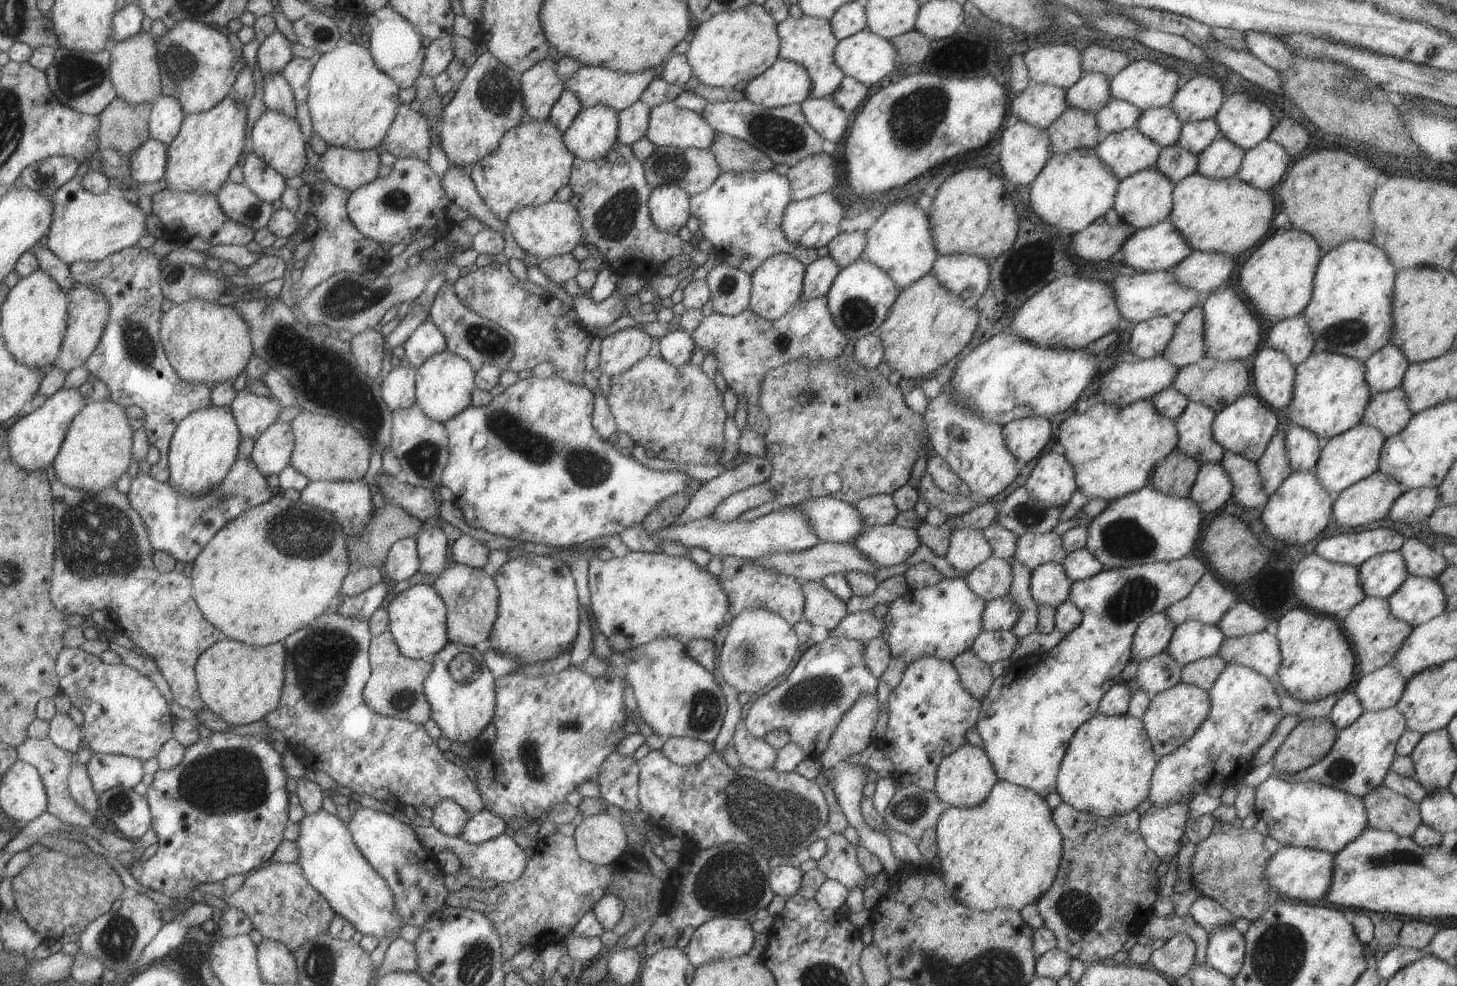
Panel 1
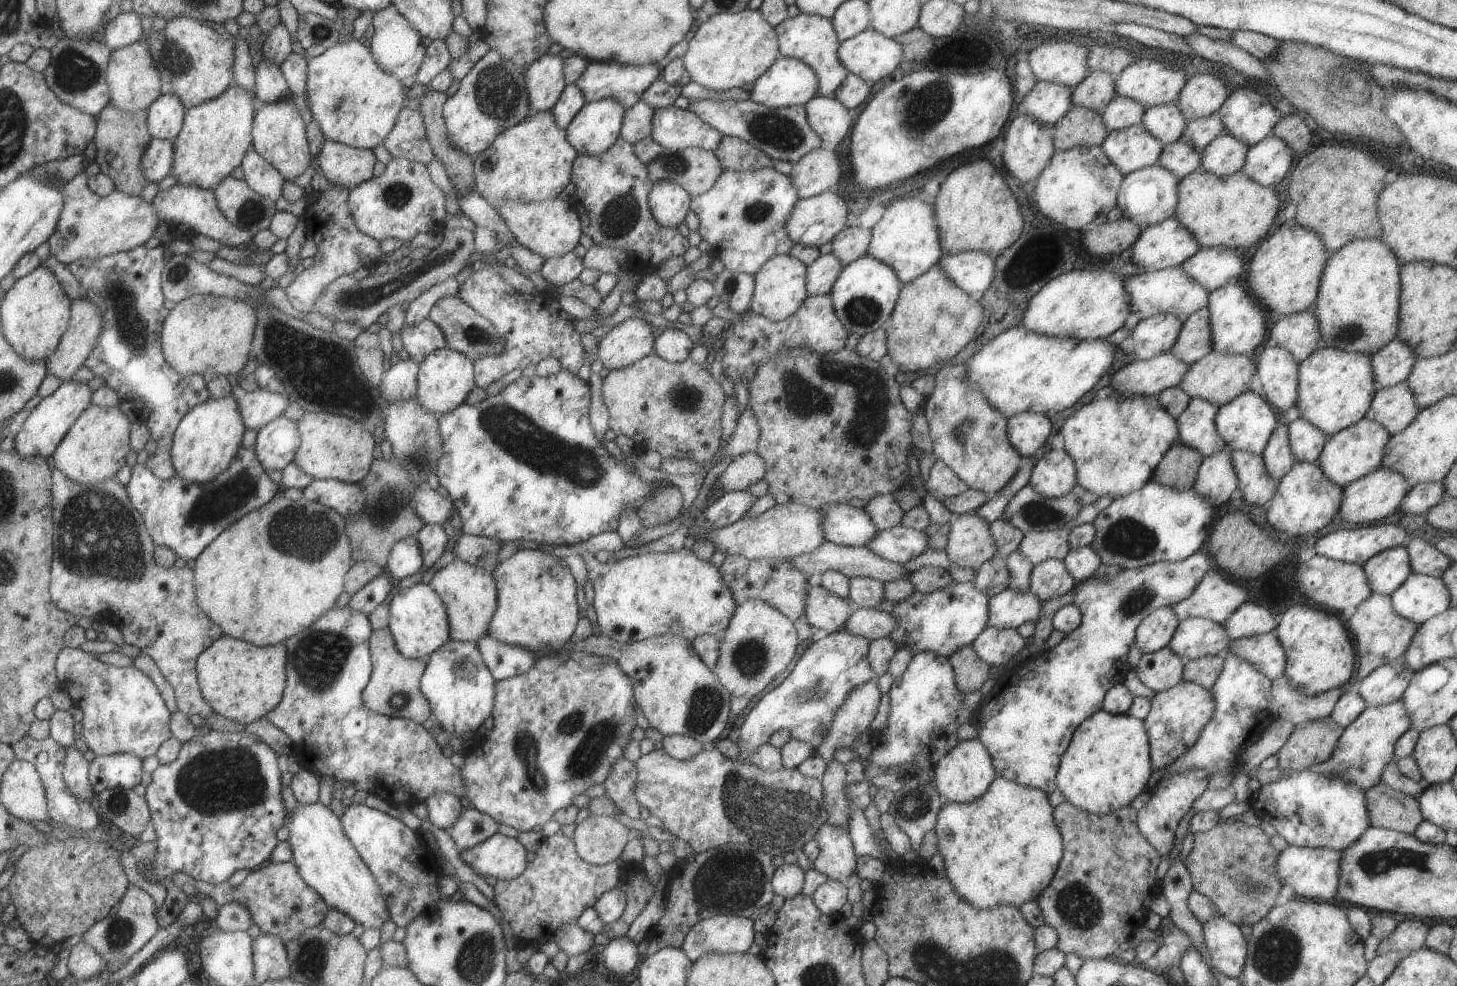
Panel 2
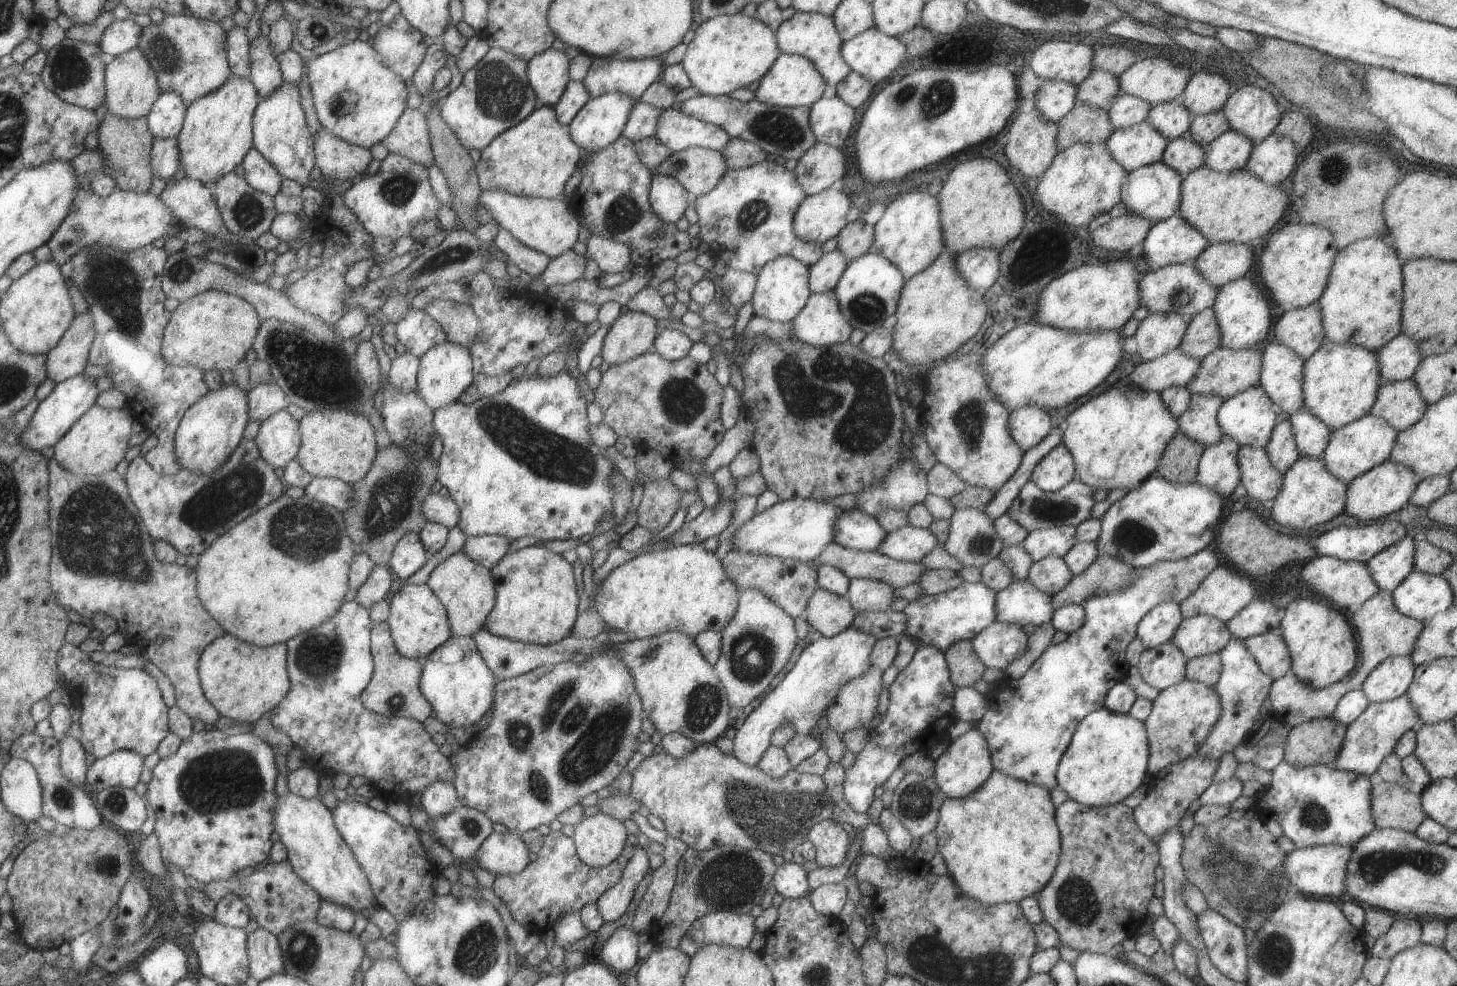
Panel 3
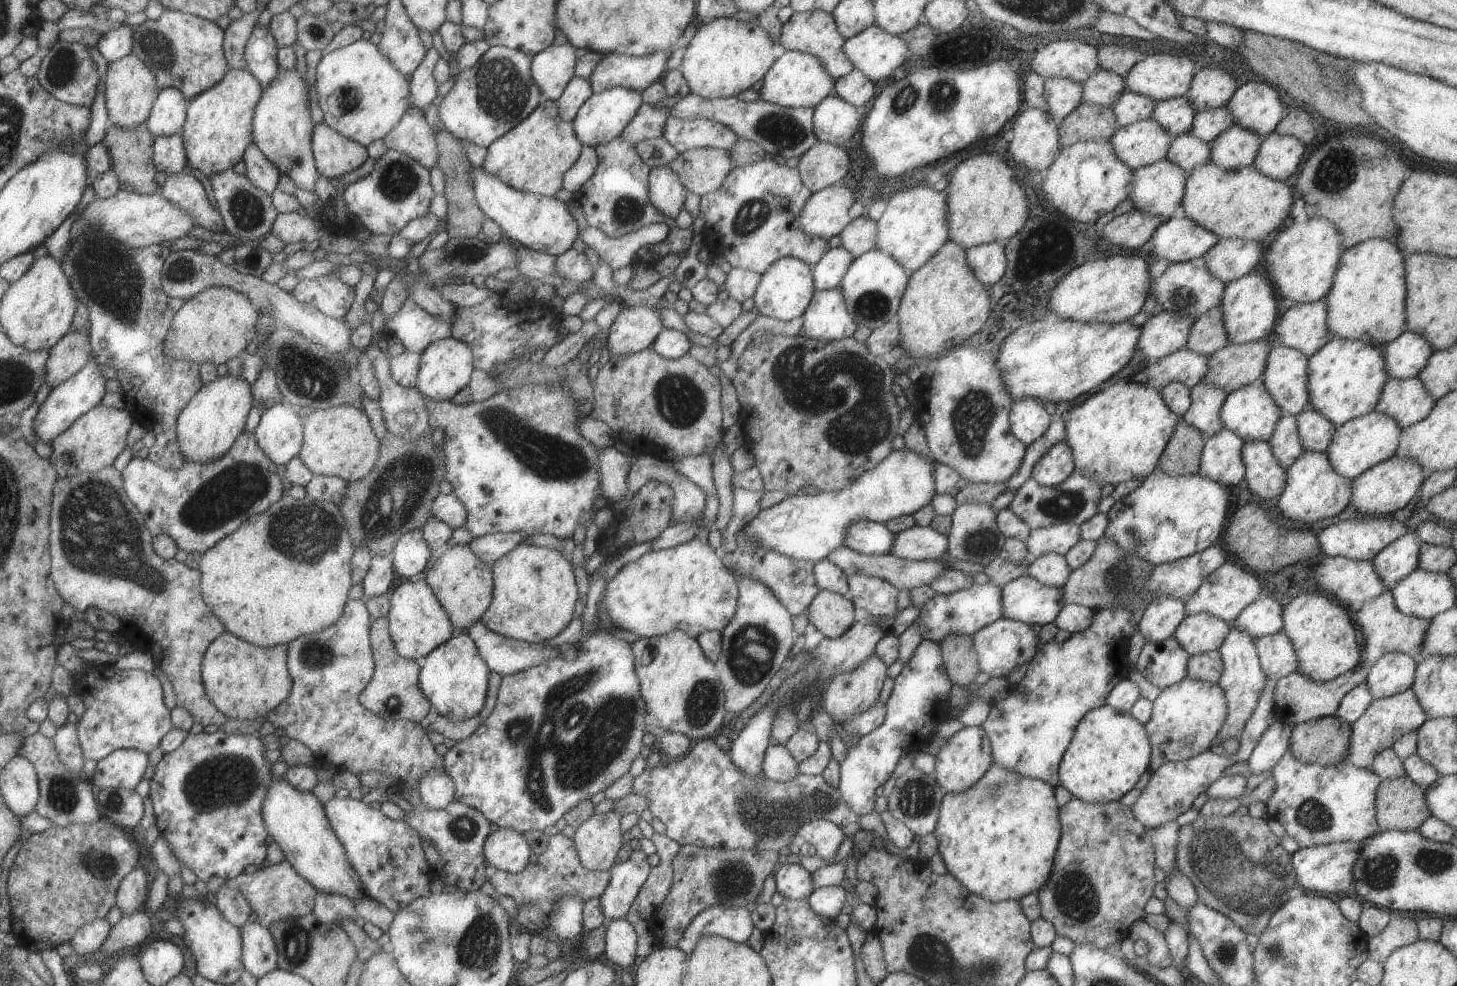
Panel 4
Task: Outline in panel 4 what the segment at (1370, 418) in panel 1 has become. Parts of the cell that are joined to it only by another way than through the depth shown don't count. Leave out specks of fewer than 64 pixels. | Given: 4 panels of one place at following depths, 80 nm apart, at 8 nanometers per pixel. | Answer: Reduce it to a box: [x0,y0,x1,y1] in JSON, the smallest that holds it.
[1373,377,1435,429]

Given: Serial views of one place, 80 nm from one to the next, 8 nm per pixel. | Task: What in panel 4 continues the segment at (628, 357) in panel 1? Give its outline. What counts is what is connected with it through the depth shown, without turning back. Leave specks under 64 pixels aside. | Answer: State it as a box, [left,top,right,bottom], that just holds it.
[605,304,663,357]

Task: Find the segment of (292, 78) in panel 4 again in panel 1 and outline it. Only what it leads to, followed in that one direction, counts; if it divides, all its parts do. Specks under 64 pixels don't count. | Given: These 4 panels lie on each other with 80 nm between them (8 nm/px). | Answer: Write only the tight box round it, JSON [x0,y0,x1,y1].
[250,111,305,178]

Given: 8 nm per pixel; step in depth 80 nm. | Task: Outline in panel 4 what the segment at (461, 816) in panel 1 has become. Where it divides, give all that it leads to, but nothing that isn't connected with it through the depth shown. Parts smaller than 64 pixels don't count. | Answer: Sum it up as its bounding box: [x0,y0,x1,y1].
[416,771,454,811]

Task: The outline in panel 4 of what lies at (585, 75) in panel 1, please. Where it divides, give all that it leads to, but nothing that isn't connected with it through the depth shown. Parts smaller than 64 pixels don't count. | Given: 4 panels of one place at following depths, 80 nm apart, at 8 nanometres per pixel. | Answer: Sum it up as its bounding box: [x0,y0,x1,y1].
[586,51,671,94]

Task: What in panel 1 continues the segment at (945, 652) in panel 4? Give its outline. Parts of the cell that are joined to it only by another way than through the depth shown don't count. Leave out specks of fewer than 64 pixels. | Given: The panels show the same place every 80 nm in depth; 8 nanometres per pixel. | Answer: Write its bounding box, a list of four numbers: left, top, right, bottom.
[952,649,994,700]

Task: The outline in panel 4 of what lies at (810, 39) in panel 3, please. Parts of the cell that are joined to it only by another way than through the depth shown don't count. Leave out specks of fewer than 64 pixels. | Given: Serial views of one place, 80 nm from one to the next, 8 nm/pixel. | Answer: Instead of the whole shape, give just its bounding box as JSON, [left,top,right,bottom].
[778,11,853,79]

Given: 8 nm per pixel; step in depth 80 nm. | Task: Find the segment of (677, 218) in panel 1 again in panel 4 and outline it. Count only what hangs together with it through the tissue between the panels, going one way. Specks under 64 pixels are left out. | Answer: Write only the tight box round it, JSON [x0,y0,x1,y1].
[647,166,687,219]

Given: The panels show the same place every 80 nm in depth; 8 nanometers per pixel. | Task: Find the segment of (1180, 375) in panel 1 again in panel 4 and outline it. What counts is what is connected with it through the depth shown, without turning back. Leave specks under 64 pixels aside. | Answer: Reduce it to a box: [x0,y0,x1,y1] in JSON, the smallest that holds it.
[1200,338,1280,394]

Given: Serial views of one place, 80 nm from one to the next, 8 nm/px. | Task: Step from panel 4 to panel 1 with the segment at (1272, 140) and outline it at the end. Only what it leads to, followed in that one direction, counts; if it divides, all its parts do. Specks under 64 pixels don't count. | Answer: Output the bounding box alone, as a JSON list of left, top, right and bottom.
[1235,138,1289,191]

